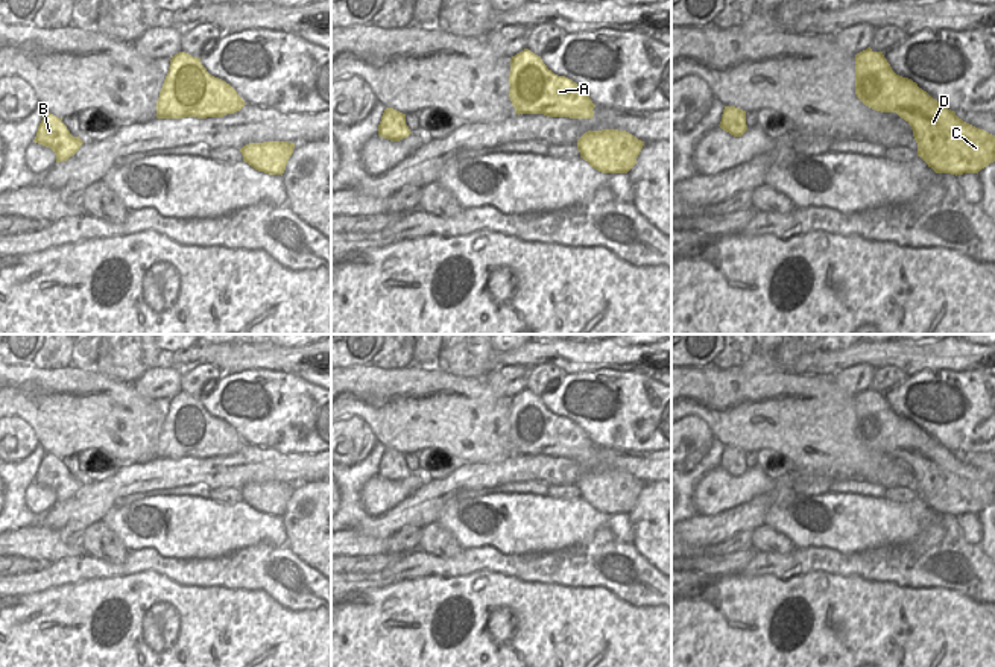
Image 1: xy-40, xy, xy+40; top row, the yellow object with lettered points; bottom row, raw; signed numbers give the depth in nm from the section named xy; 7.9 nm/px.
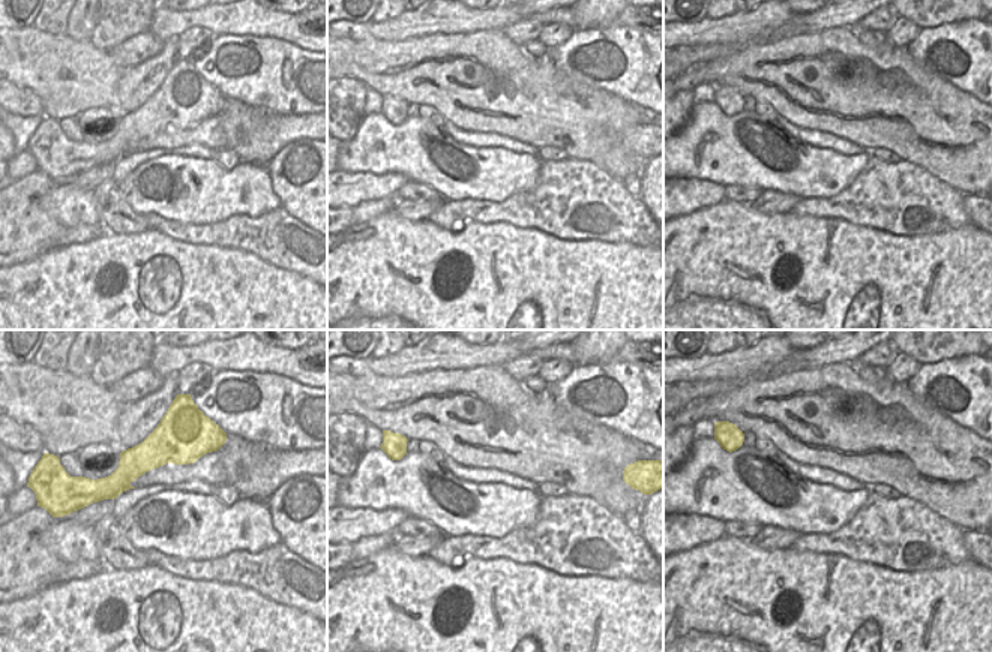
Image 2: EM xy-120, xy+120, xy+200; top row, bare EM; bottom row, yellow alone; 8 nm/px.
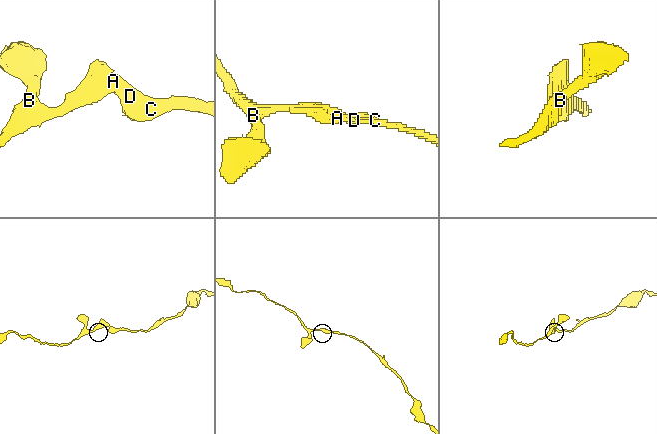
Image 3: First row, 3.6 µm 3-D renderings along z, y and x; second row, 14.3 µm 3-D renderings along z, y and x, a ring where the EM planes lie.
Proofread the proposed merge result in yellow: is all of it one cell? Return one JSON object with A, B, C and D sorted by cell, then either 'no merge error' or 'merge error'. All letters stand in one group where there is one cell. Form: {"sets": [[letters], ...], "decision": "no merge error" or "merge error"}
{"sets": [["A", "B", "C", "D"]], "decision": "no merge error"}

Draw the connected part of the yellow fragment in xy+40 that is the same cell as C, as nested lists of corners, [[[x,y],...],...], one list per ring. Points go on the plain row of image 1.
[[[870,387],[855,395],[855,435],[869,448],[881,453],[896,453],[913,469],[918,497],[936,514],[978,514],[995,501],[995,476],[978,469],[942,447],[927,431],[908,418],[896,415],[883,392]]]

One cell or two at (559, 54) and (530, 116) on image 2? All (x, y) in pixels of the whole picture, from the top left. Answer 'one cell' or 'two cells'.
two cells

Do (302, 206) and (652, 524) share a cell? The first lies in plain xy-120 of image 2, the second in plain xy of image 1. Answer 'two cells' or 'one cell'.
one cell

